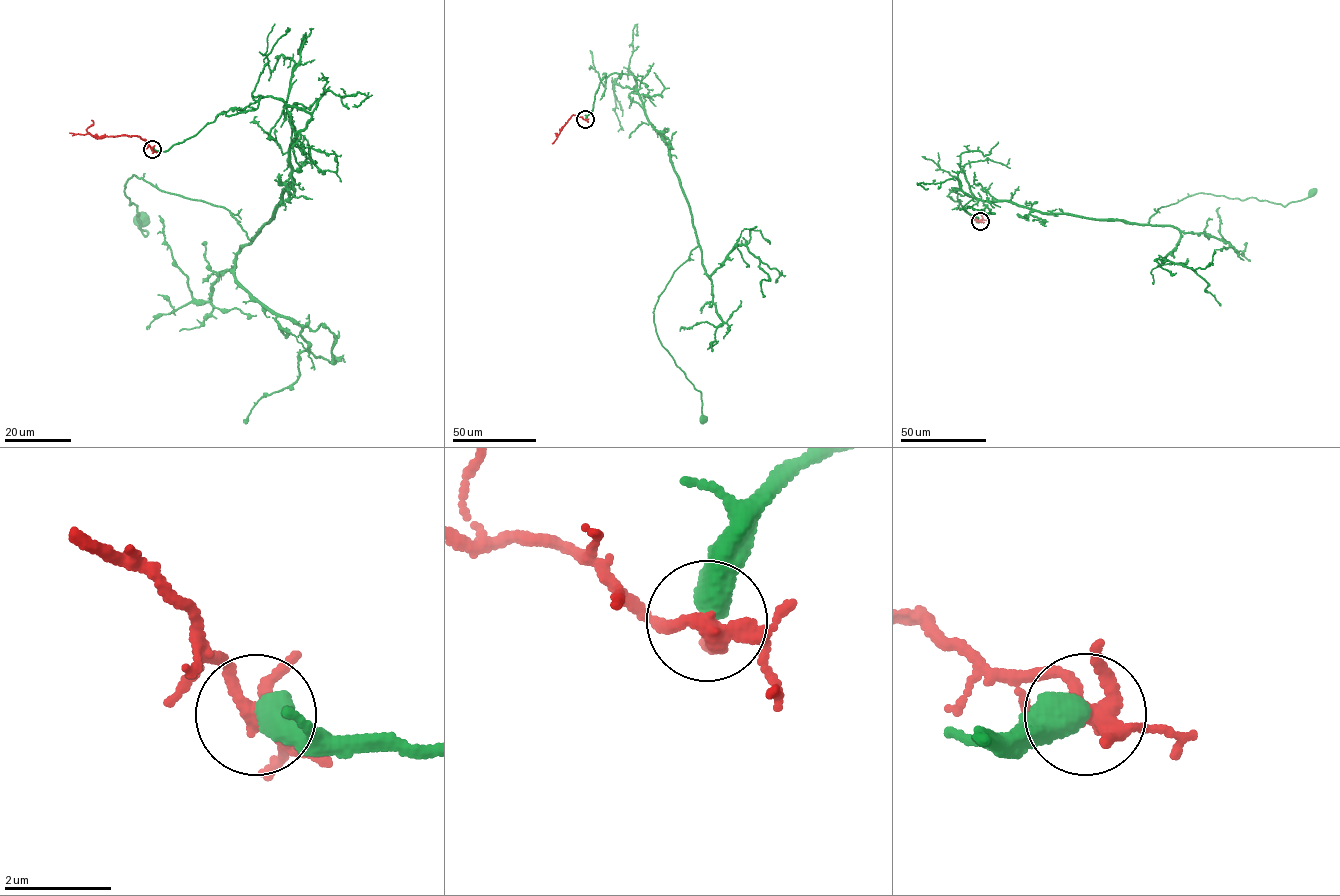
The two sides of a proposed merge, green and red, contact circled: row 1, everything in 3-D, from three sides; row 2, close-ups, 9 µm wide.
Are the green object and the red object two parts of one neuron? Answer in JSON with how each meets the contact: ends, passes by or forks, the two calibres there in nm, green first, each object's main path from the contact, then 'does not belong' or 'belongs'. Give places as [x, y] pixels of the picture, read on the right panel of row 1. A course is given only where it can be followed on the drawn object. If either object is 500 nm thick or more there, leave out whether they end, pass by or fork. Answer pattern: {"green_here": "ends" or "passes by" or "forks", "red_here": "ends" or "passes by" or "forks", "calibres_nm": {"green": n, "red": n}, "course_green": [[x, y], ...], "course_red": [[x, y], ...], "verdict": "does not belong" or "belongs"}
{"calibres_nm": {"green": 550, "red": 280}, "course_green": [[980, 221], [949, 197], [952, 188], [1041, 212], [1146, 225], [1159, 208], [1199, 193], [1285, 206], [1312, 192]], "course_red": [[980, 221], [970, 218], [988, 220]], "verdict": "does not belong"}

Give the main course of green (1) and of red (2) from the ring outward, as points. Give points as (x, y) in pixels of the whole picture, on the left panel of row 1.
1: (152, 149), (265, 97), (309, 112), (251, 239), (134, 175), (143, 219)
2: (152, 149), (139, 136), (96, 138), (87, 133), (69, 133)

